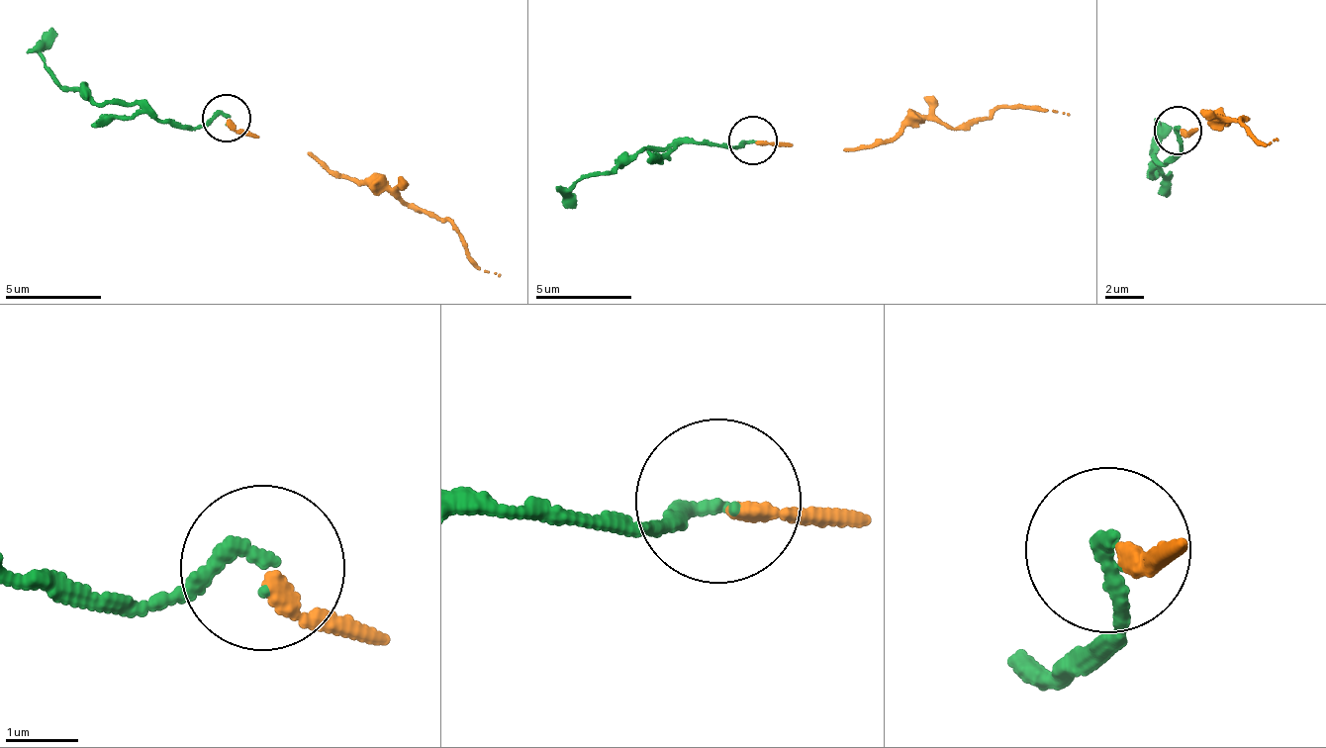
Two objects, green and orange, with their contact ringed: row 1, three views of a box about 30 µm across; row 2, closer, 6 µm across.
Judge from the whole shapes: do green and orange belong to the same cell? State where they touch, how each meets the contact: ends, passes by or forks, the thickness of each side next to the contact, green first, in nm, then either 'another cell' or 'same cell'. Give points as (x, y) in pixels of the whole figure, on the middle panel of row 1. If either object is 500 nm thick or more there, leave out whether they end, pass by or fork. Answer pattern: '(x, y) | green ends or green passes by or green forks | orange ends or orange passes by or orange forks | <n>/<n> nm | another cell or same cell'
(753, 140) | green ends | orange ends | 170/200 nm | same cell

